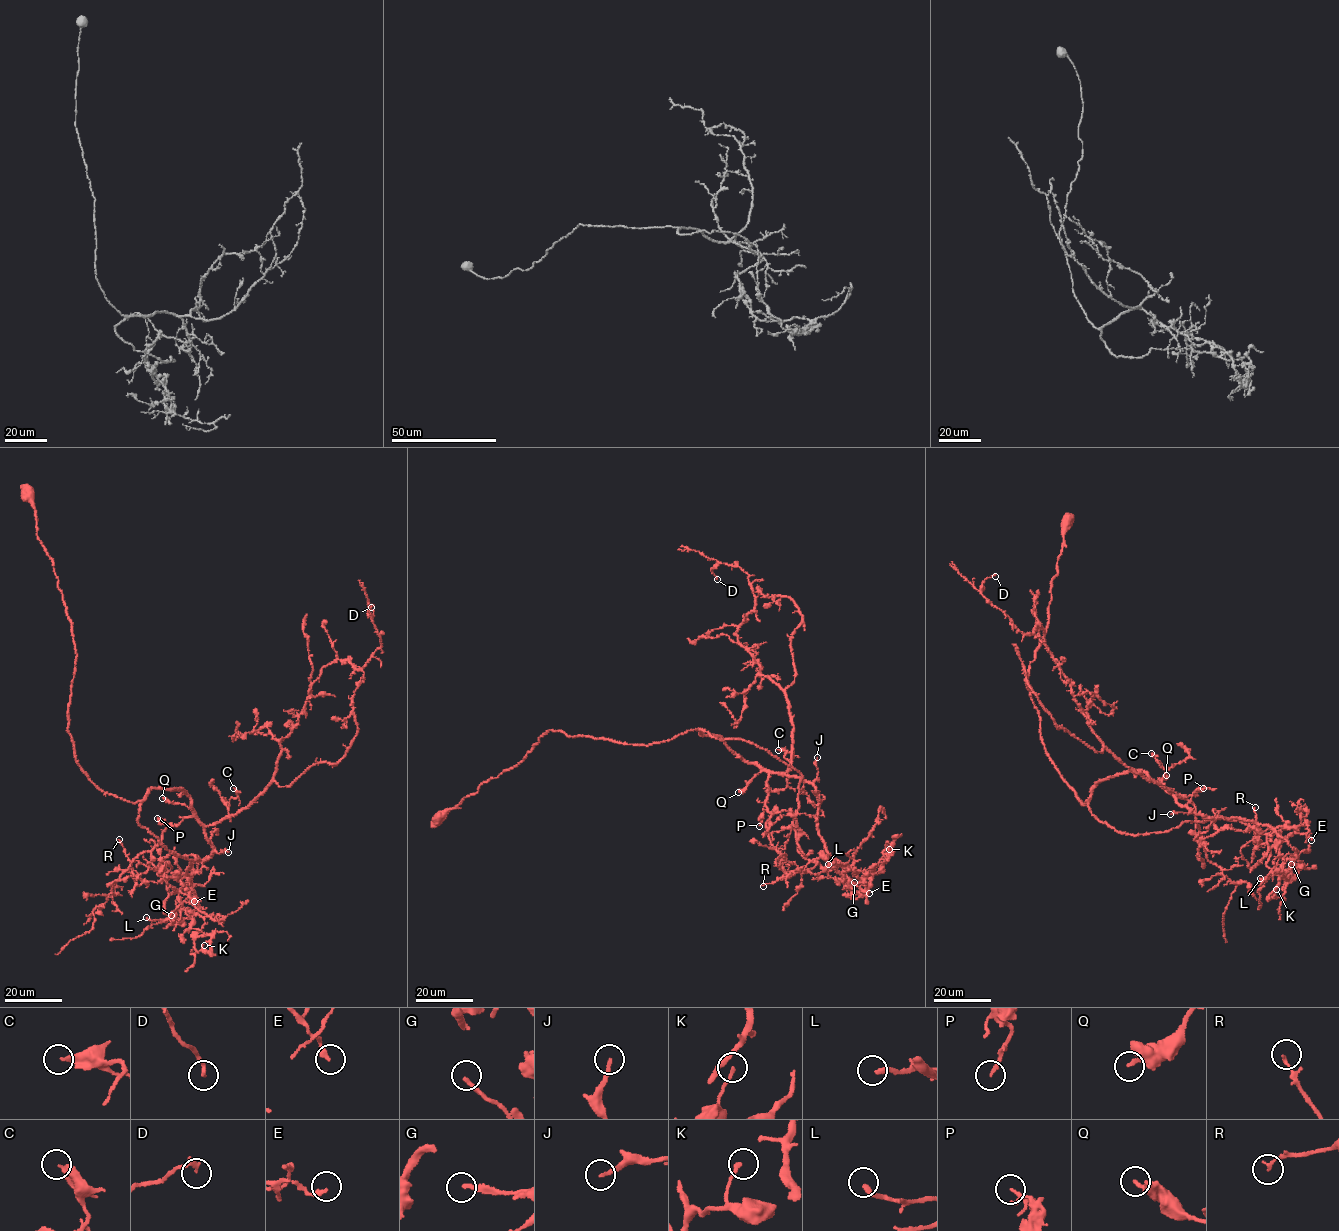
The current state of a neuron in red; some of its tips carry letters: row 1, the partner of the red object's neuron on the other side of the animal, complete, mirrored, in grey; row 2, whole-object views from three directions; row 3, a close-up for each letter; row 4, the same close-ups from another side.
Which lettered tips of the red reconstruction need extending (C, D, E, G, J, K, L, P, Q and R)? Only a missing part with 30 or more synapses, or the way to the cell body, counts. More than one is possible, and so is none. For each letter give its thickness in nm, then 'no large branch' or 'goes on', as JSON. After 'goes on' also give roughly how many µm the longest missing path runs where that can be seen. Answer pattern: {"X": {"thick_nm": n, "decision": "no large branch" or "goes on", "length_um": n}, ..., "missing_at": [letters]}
{"C": {"thick_nm": 300, "decision": "no large branch"}, "D": {"thick_nm": 170, "decision": "no large branch"}, "E": {"thick_nm": 220, "decision": "no large branch"}, "G": {"thick_nm": 200, "decision": "no large branch"}, "J": {"thick_nm": 170, "decision": "goes on", "length_um": 30}, "K": {"thick_nm": 160, "decision": "no large branch"}, "L": {"thick_nm": 240, "decision": "goes on", "length_um": 15}, "P": {"thick_nm": 150, "decision": "no large branch"}, "Q": {"thick_nm": 300, "decision": "no large branch"}, "R": {"thick_nm": 150, "decision": "no large branch"}, "missing_at": ["J", "L"]}

